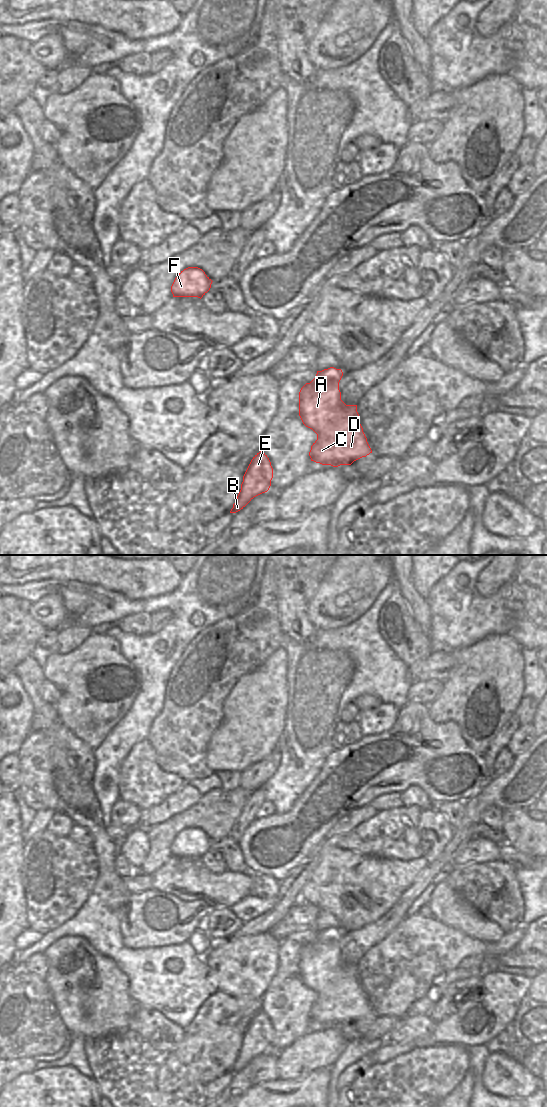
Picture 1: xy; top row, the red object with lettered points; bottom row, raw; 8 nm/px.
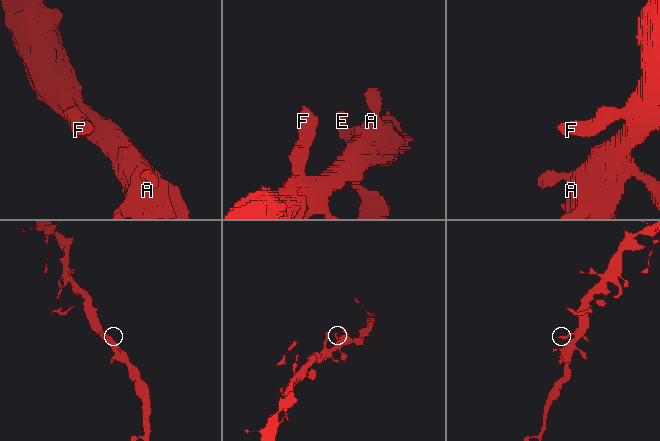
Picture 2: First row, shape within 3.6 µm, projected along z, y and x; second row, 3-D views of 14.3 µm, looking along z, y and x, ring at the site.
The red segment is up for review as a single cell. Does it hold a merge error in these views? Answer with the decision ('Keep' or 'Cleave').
Keep.

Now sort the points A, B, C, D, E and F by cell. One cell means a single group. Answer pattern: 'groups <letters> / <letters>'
groups A B C D E F

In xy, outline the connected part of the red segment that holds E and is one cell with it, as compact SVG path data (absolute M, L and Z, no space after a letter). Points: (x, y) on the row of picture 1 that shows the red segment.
M260 451L251 460L241 484L237 500L230 513L243 509L254 497L265 493L271 486L273 468L267 455Z

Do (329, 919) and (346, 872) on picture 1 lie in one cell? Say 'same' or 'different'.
different

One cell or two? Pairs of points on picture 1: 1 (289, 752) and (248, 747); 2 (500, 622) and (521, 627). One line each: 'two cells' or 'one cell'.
1: two cells
2: two cells

